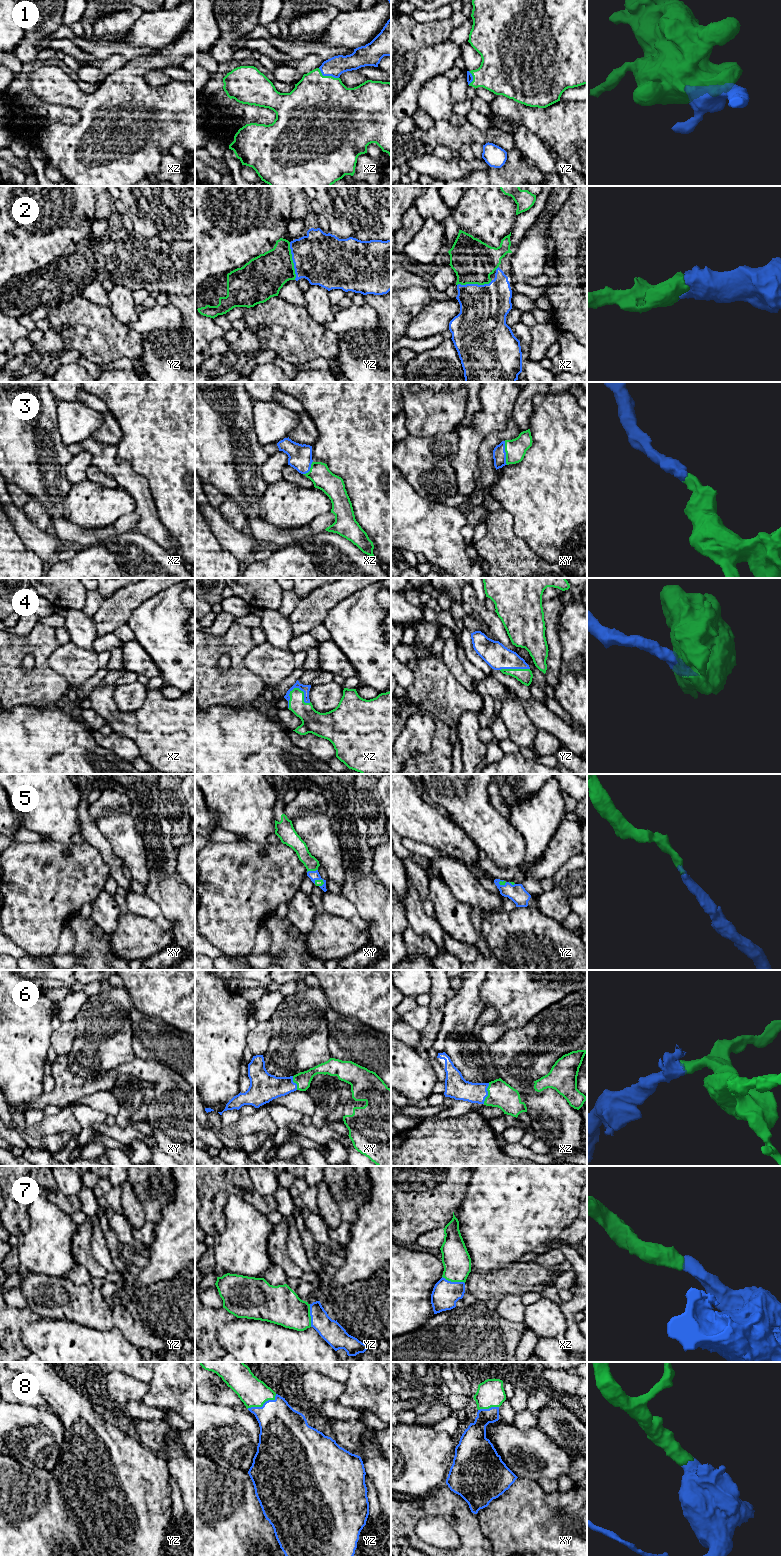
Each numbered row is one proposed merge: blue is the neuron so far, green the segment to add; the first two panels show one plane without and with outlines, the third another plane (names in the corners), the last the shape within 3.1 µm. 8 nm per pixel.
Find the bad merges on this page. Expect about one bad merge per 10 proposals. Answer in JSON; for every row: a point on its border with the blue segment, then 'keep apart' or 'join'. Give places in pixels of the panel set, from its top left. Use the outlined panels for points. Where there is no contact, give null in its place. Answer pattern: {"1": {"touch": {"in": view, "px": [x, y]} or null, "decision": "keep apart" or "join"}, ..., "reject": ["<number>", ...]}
{"1": {"touch": {"in": "xz", "px": [327, 75]}, "decision": "join"}, "2": {"touch": {"in": "yz", "px": [293, 261]}, "decision": "join"}, "3": {"touch": {"in": "xy", "px": [505, 453]}, "decision": "join"}, "4": {"touch": {"in": "xz", "px": [304, 693]}, "decision": "join"}, "5": {"touch": {"in": "xy", "px": [312, 871]}, "decision": "join"}, "6": {"touch": {"in": "xz", "px": [487, 1093]}, "decision": "join"}, "7": {"touch": {"in": "yz", "px": [310, 1315]}, "decision": "join"}, "8": {"touch": {"in": "yz", "px": [263, 1405]}, "decision": "join"}, "reject": []}

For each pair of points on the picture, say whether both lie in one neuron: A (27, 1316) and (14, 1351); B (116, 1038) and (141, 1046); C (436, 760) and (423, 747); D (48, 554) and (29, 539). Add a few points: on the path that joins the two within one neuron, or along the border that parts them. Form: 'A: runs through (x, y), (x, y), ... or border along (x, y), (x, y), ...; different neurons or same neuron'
A: runs through (18, 1324), (14, 1328), (14, 1342); same neuron
B: border along (130, 1020), (132, 1050), (136, 1057); different neurons
C: border along (435, 729), (431, 750), (417, 754), (408, 763); different neurons
D: runs through (43, 549), (34, 540); same neuron

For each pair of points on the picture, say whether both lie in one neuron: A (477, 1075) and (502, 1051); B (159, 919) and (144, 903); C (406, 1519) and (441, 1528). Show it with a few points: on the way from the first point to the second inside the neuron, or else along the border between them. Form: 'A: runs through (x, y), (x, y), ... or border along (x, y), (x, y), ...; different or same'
A: border along (489, 1046), (493, 1062), (500, 1077); different
B: runs through (156, 915), (148, 907); same
C: border along (441, 1517), (423, 1517), (415, 1527), (415, 1534); different

